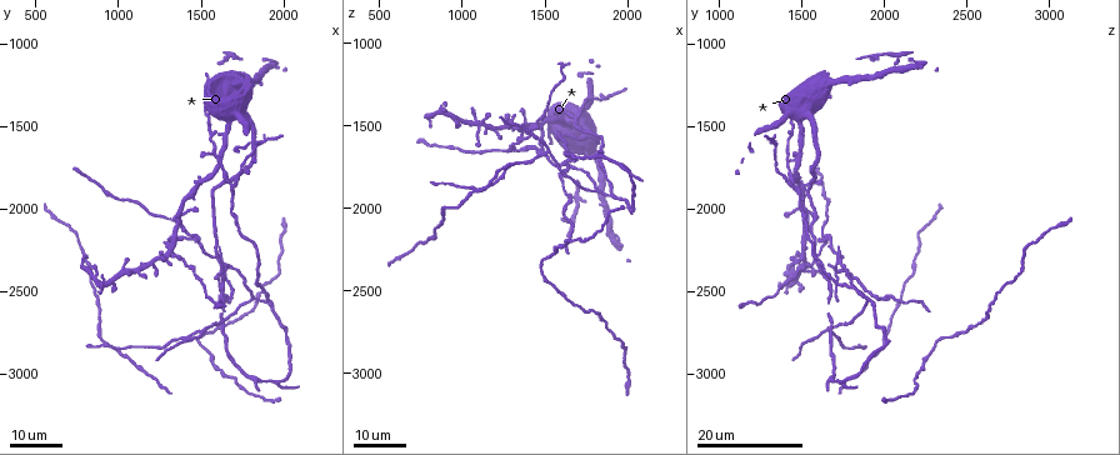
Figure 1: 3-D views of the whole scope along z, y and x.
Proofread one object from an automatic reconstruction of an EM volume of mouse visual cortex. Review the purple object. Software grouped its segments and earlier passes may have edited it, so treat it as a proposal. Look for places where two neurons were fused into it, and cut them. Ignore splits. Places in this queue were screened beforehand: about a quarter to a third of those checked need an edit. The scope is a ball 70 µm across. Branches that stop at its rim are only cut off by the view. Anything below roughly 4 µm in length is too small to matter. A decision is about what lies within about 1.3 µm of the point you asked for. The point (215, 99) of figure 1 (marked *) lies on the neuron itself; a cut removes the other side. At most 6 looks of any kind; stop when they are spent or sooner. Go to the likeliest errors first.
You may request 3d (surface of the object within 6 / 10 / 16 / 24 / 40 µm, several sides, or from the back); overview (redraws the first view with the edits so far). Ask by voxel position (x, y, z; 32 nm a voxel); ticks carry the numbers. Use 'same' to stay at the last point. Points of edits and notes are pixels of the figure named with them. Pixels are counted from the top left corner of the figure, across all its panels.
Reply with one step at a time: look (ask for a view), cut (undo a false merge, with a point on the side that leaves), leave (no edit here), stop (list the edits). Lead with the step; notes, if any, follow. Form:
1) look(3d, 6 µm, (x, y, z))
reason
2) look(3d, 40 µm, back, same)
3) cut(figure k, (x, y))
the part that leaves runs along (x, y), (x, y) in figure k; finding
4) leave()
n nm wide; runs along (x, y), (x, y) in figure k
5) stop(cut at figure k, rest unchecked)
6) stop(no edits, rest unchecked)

look(3d, 24 µm, (1900, 2560, 1920))
branch point

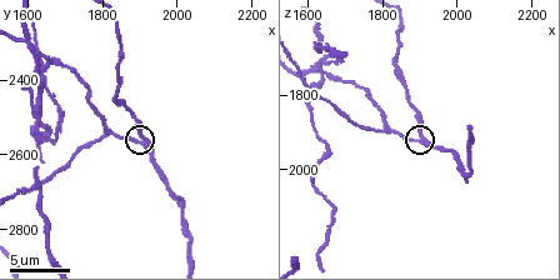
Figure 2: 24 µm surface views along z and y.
look(3d, 10 µm, (1890, 2570, 1920))

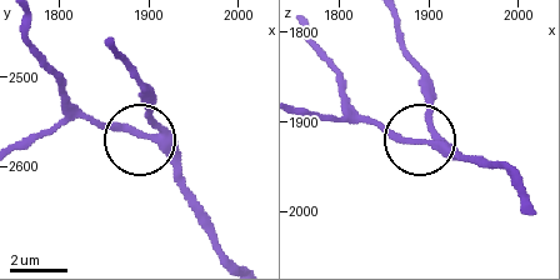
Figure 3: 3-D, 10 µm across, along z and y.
leave()
runs along (108, 50), (140, 84), (150, 116), (129, 134), (81, 114) in figure 3; continuous, no second neuron

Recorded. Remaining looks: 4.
look(3d, 24 µm, (1440, 2160, 1660))
four or more arms meet

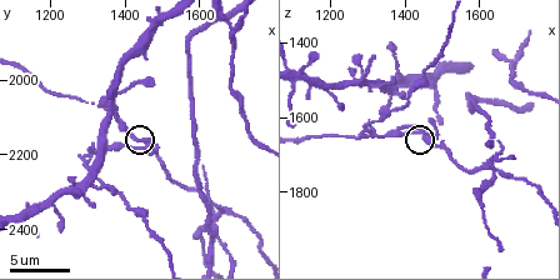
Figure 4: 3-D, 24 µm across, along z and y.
look(3d, 6 µm, (1460, 2180, 1650))

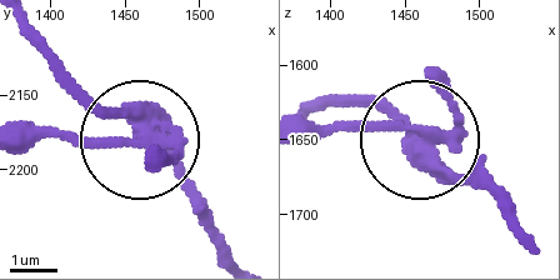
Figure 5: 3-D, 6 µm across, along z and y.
look(3d, 6 µm, back, (1458, 2170, 1652))
from behind

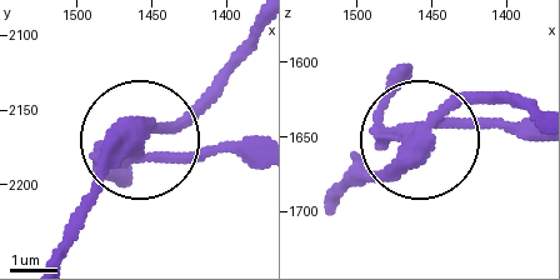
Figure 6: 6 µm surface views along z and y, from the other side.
cut(figure 6, (119, 179))
4 arms; two neurons meet here

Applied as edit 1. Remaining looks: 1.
look(3d, 16 µm, (1700, 1860, 1440))
two arms in line, one across

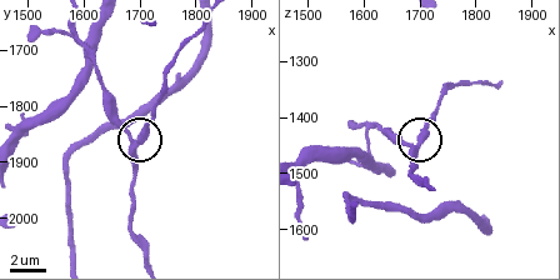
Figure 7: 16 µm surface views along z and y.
leave()
330 nm wide; one neuron here

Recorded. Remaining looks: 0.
stop(cut at figure 6, rest unchecked)

